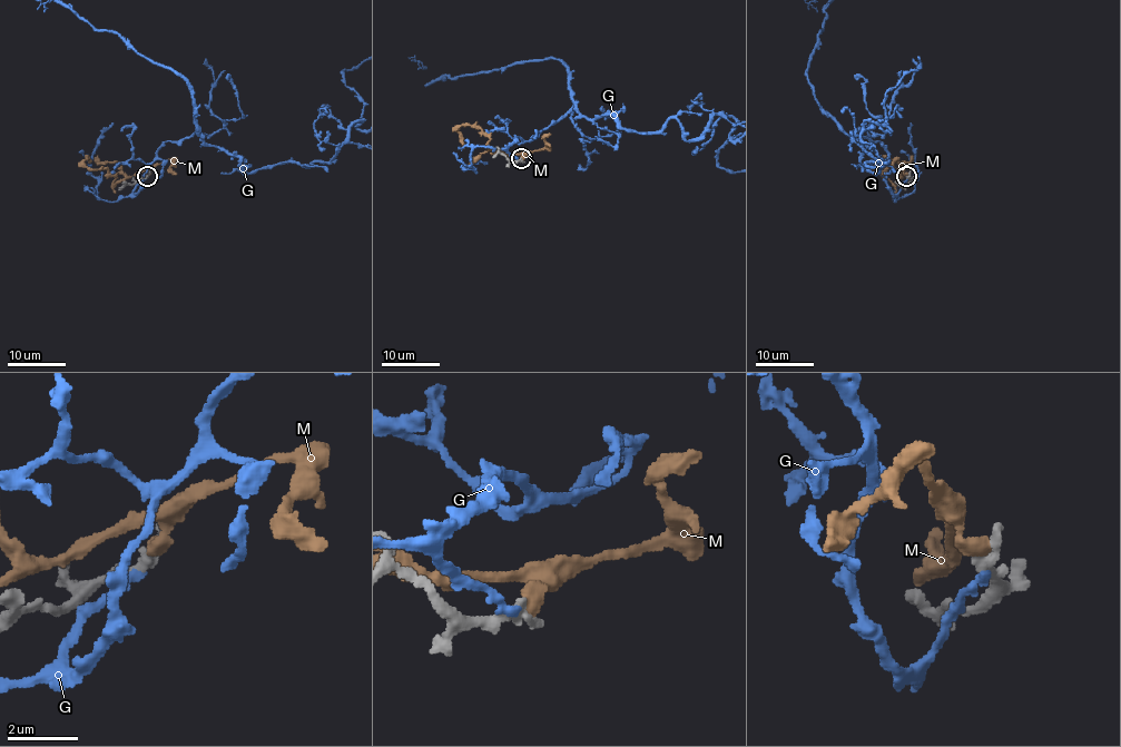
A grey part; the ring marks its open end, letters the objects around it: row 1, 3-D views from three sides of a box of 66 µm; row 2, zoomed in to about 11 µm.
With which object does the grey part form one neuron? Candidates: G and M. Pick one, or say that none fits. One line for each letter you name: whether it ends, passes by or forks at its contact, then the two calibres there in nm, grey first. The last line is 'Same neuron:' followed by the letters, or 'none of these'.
Same neuron: none of these

